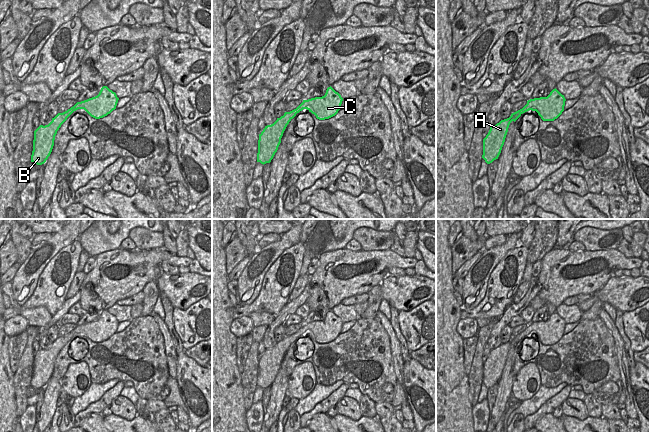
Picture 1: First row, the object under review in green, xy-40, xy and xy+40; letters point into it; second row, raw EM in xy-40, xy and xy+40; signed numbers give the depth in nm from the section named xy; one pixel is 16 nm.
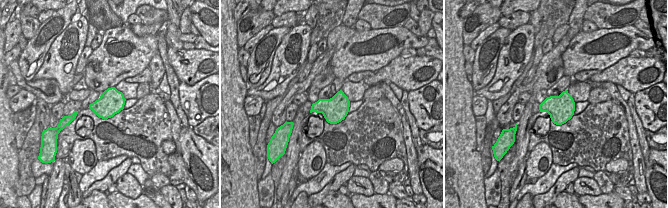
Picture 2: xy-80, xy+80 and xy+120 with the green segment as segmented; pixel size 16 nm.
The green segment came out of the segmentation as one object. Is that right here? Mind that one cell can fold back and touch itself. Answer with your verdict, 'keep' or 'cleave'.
keep

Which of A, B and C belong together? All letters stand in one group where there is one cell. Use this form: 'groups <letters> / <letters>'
groups A B C

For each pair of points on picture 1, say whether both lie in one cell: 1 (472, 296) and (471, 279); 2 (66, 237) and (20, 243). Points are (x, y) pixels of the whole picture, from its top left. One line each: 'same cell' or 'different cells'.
1: same cell
2: different cells

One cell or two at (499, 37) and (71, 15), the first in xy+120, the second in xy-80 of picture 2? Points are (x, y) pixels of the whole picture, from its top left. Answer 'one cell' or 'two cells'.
one cell

